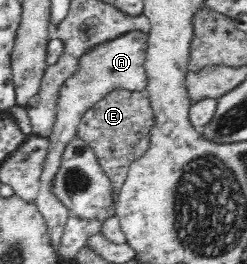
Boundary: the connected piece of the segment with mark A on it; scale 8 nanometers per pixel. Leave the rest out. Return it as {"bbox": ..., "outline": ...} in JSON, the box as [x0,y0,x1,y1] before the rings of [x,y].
{"bbox":[36,31,148,244],"outline":[[[131,31],[109,43],[103,43],[89,53],[81,57],[79,71],[67,79],[65,86],[59,91],[59,103],[57,103],[57,117],[53,125],[53,133],[49,135],[49,153],[45,159],[42,173],[42,185],[40,193],[36,197],[39,212],[43,214],[47,222],[51,235],[51,240],[56,244],[60,241],[64,233],[64,227],[70,218],[70,212],[57,202],[55,196],[51,194],[51,183],[55,172],[59,169],[60,159],[65,151],[66,145],[75,137],[78,131],[78,125],[82,118],[83,112],[87,111],[95,102],[98,102],[103,96],[110,91],[120,89],[129,91],[143,91],[146,86],[147,76],[144,70],[144,59],[147,53],[148,34],[142,31]]]}

